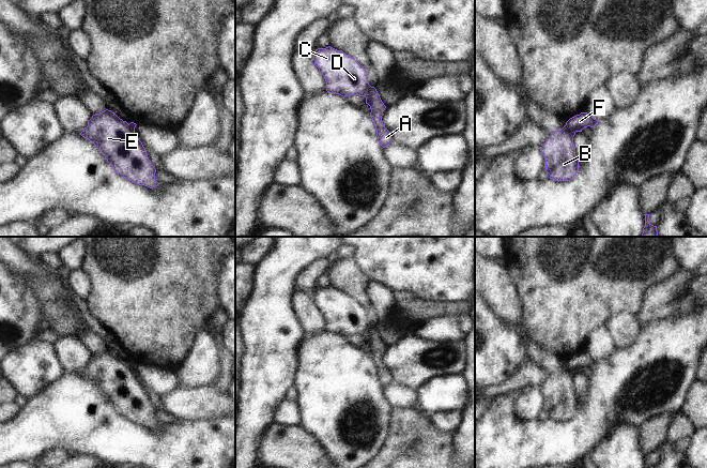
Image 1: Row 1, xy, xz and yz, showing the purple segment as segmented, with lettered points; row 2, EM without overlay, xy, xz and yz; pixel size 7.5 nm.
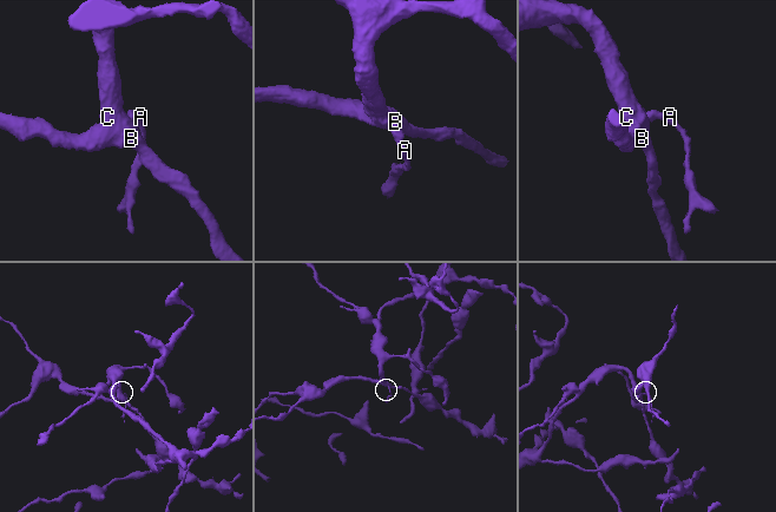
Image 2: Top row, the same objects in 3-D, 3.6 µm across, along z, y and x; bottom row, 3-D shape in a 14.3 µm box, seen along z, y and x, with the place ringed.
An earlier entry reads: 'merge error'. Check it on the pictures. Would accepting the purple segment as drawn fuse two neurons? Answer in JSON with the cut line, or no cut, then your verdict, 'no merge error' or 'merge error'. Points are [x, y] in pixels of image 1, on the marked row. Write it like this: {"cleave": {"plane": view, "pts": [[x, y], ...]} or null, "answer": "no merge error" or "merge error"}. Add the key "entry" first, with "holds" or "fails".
{"entry": "holds", "cleave": {"plane": "yz", "pts": [[565, 125], [574, 132]]}, "answer": "merge error"}

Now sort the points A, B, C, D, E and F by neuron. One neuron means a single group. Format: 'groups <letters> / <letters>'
groups A F / B C D E

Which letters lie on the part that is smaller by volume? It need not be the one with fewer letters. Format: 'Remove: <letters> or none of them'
Remove: A, F

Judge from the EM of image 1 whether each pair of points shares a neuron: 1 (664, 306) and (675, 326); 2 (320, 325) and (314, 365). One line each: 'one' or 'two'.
1: two
2: two

